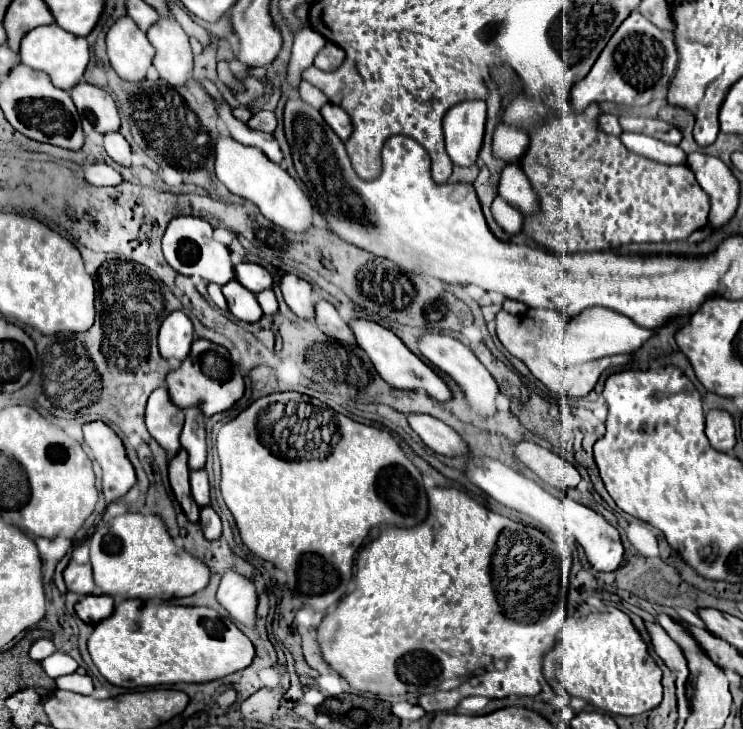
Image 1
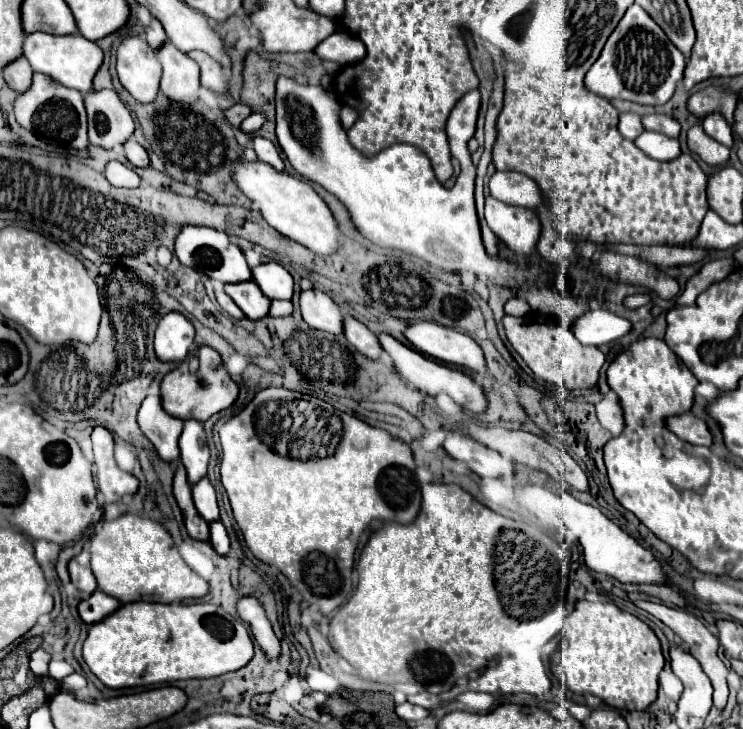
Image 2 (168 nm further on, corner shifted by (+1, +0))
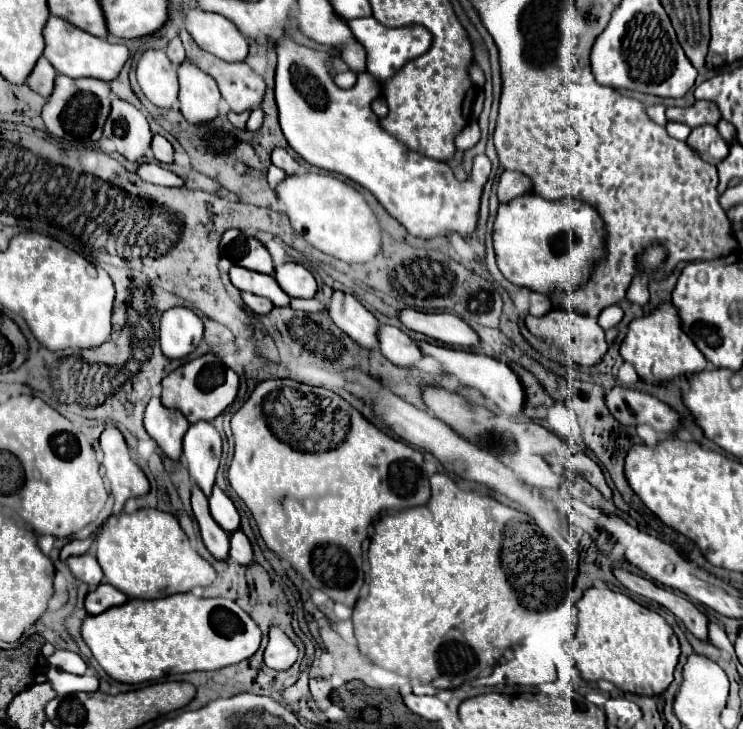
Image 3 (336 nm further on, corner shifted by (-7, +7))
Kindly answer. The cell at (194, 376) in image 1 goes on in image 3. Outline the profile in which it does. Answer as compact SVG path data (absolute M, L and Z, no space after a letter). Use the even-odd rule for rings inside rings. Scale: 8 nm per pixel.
M206 353L174 369L168 377L164 377L162 387L162 403L166 407L180 409L190 423L196 423L198 419L212 421L214 417L218 417L236 399L240 381L238 375L232 369L228 369L218 355Z

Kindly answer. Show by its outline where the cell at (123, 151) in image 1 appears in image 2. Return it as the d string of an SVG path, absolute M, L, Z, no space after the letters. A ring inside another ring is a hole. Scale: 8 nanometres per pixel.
M128 140L128 144L124 144L124 150L126 150L128 160L130 160L134 166L140 166L140 168L150 166L150 158L148 158L146 148L140 146L136 140Z

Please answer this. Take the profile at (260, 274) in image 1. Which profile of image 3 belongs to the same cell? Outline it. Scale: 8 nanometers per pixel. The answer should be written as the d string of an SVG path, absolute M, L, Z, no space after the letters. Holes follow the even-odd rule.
M282 263L274 267L274 279L290 297L310 299L316 293L316 281L312 273L300 263Z

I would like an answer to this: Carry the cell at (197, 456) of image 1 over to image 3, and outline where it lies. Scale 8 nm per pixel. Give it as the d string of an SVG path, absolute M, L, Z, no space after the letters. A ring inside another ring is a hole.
M208 421L192 423L186 437L184 437L184 457L188 459L188 469L190 469L192 479L204 491L204 495L210 495L210 491L212 491L218 463L220 463L220 453L222 453L222 439L220 439L218 431L214 429L214 425Z

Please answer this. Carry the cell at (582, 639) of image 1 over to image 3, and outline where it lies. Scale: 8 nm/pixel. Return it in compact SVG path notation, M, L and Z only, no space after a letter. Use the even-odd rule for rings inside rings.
M588 589L578 601L578 631L572 641L572 657L584 681L610 681L618 689L652 697L672 683L680 643L670 625L654 611L610 589Z

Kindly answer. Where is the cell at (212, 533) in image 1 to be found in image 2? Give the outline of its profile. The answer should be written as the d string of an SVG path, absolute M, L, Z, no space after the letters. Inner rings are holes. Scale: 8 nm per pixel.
M222 522L210 524L210 544L220 556L226 556L230 552L230 538L228 538Z

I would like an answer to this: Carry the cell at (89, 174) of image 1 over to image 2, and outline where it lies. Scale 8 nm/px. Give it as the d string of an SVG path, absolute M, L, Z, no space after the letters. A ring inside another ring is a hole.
M110 162L106 166L104 174L108 176L108 182L112 182L116 186L122 186L122 188L138 188L140 182L142 182L140 176L132 168L124 166L122 162Z

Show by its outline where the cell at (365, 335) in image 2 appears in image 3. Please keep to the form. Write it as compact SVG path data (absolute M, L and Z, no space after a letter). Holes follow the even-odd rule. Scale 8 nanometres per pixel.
M380 325L378 351L400 367L410 367L418 357L422 357L416 341L392 325Z

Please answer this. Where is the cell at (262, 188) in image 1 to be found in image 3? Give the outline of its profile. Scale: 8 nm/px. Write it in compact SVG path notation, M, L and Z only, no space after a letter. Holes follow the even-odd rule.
M296 173L286 175L274 191L284 205L284 213L292 229L322 253L346 263L364 263L378 253L378 221L364 197L344 181L322 173Z

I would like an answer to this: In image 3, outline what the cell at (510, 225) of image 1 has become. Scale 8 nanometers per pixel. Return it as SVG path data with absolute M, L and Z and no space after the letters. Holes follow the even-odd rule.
M536 193L520 195L508 203L500 203L498 207L494 223L494 251L498 269L510 283L538 293L548 293L554 289L572 291L586 279L592 261L598 261L604 255L604 223L590 205L578 199L568 197L562 201L546 201Z

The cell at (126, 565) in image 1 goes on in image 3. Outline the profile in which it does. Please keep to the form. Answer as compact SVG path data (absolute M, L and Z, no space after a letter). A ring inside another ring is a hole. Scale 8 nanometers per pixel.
M138 509L132 515L118 515L112 523L100 527L96 545L98 563L104 571L103 582L114 585L128 597L158 599L186 593L198 585L212 585L216 579L214 567L192 549L176 517L158 509Z

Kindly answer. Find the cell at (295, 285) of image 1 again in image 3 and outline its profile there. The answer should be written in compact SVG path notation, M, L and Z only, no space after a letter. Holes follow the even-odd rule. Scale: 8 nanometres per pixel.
M334 291L328 301L328 315L358 345L368 347L368 349L376 347L378 321L354 295Z

